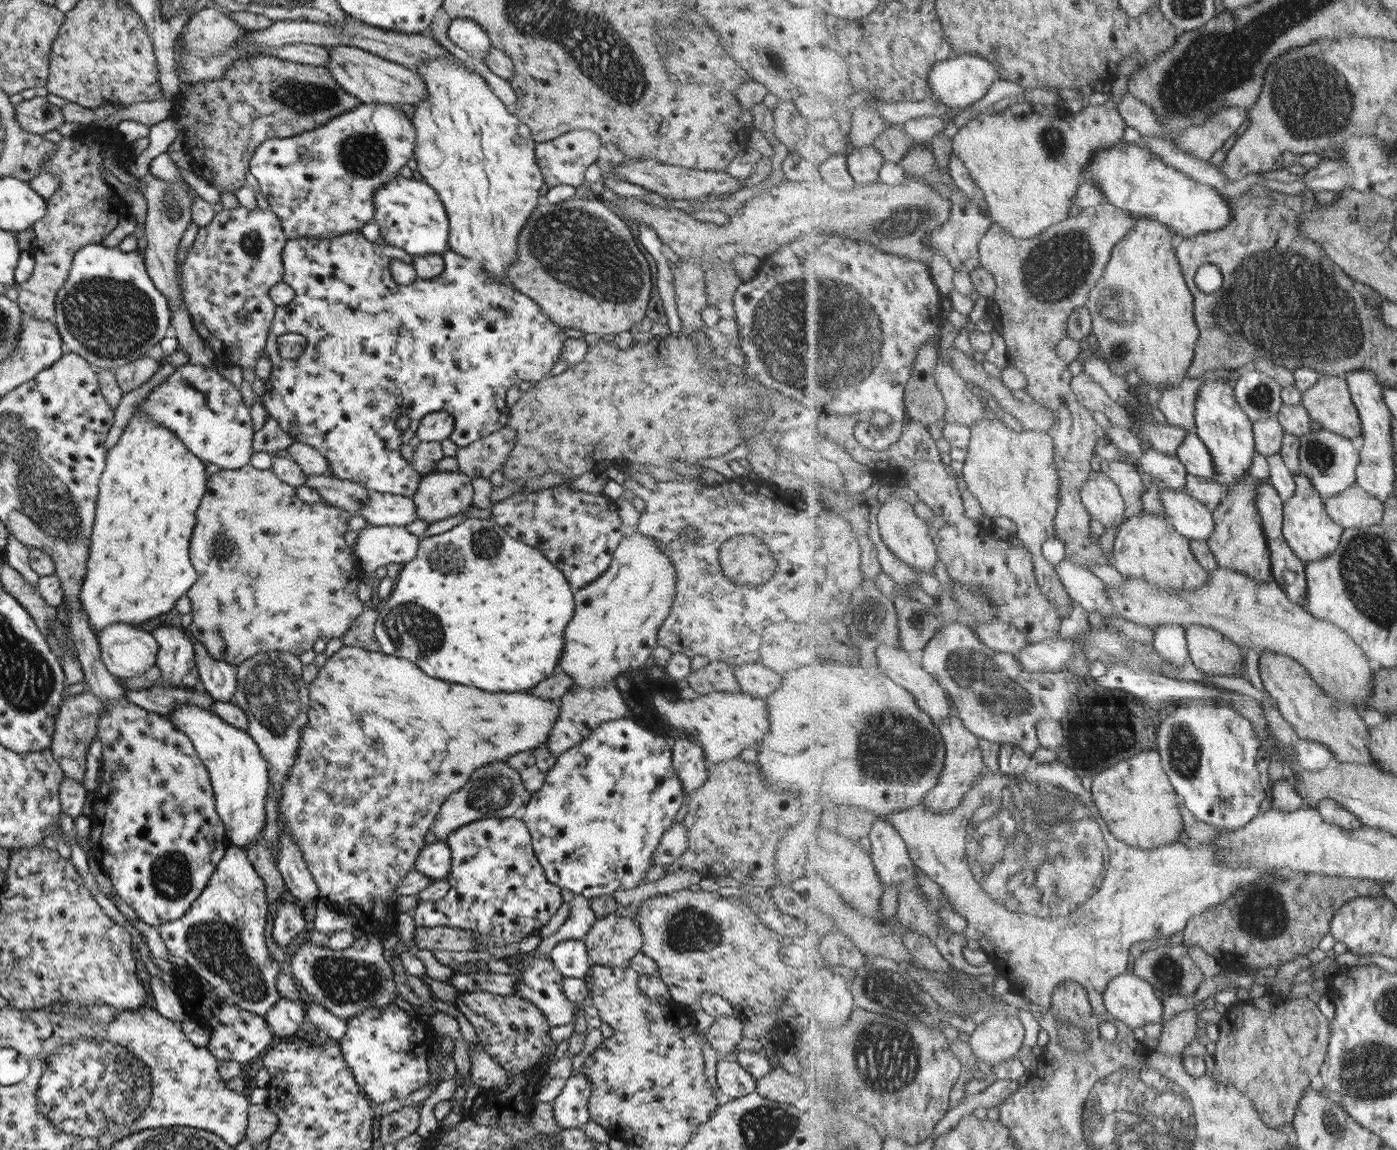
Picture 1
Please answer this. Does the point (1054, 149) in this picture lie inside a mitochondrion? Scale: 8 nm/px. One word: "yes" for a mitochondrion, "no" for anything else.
yes

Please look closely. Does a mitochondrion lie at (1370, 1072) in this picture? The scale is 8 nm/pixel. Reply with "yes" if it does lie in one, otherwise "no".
yes

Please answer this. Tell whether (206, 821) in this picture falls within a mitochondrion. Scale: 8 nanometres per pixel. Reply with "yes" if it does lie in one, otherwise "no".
no

